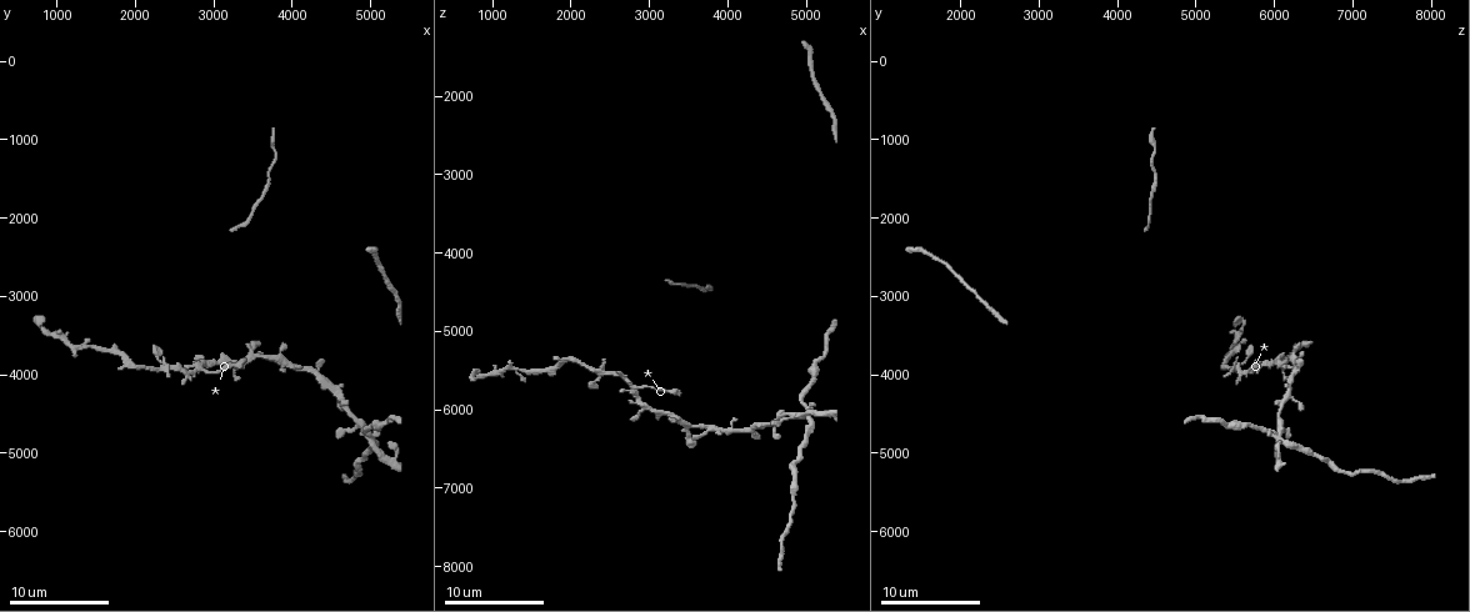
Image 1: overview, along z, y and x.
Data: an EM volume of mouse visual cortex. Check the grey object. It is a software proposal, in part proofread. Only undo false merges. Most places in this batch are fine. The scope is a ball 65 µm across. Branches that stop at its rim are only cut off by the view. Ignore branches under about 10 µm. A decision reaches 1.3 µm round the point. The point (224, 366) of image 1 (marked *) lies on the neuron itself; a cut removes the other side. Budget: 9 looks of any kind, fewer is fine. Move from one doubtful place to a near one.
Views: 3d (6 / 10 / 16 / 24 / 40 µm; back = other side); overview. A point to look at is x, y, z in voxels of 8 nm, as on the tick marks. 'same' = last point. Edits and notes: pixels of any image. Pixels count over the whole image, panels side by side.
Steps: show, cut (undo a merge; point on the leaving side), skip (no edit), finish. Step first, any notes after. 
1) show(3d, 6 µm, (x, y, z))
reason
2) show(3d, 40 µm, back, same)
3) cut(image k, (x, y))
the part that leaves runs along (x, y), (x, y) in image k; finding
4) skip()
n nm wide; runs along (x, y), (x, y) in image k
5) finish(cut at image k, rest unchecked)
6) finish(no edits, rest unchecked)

show(3d, 10 µm, (1250, 3650, 5450))
calibre changes

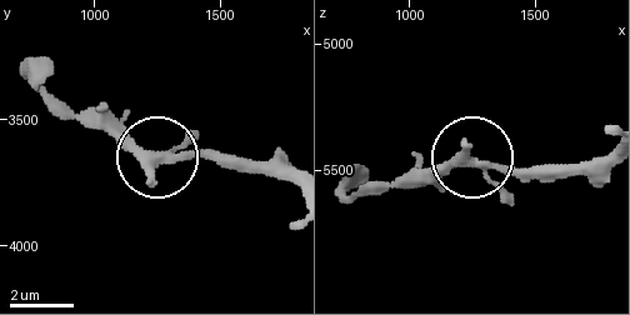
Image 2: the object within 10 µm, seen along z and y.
skip()
270 nm wide; runs along (293, 185), (188, 153), (148, 153), (101, 108) in image 2; all the same neuron

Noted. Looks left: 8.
show(3d, 10 µm, (2750, 3850, 5750))
four or more arms meet

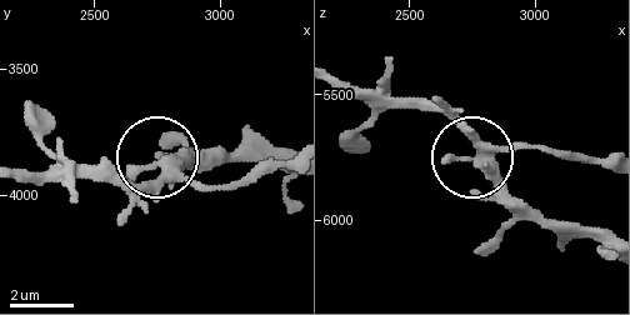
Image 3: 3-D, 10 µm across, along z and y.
show(3d, 6 µm, (2790, 3900, 5740))

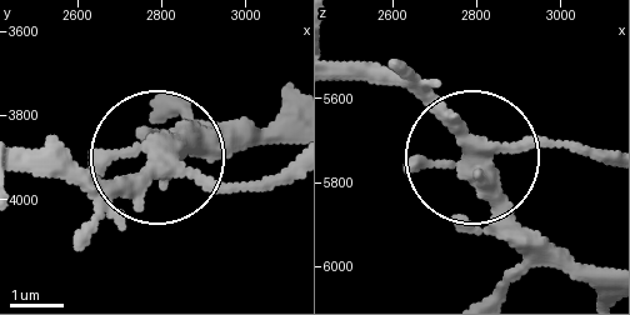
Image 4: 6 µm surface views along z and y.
skip()
330 nm wide; runs along (288, 166), (193, 180), (153, 161), (113, 180), (50, 180) in image 4; all the same neuron

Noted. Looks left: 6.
show(3d, 10 µm, (2250, 3900, 5550))
thin arm on a thick one

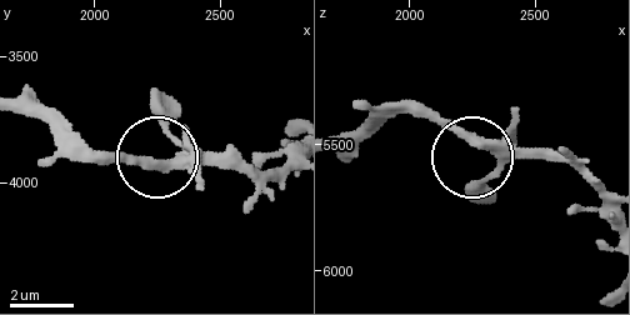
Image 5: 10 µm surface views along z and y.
skip()
320 nm wide; runs along (290, 170), (91, 163) in image 5; all the same neuron

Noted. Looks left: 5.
show(3d, 10 µm, (3750, 3750, 6200))
calibre changes

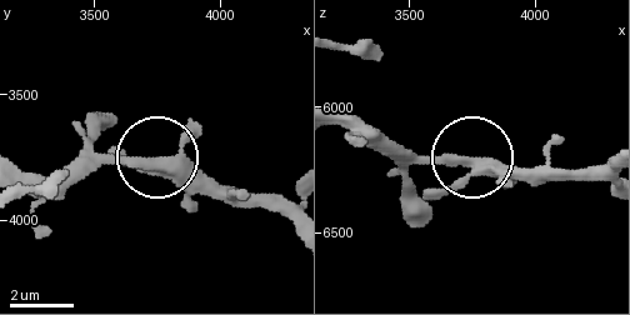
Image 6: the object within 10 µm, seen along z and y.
show(3d, 6 µm, (3700, 3770, 6220))

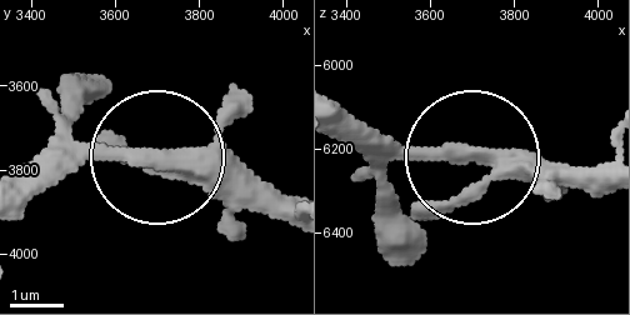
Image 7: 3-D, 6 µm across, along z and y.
skip()
runs along (341, 104), (421, 154), (515, 154), (596, 176) in image 7; continuous, no second neuron

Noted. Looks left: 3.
finish(no edits, rest unchecked)

